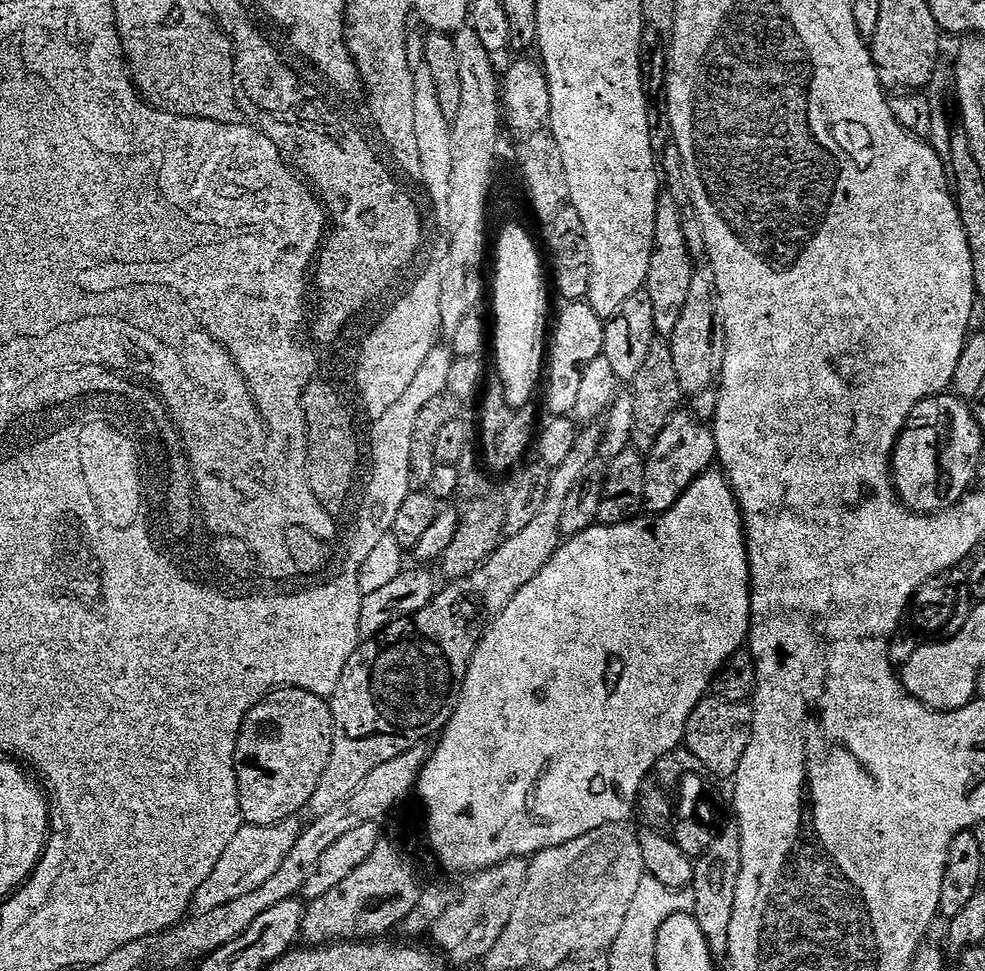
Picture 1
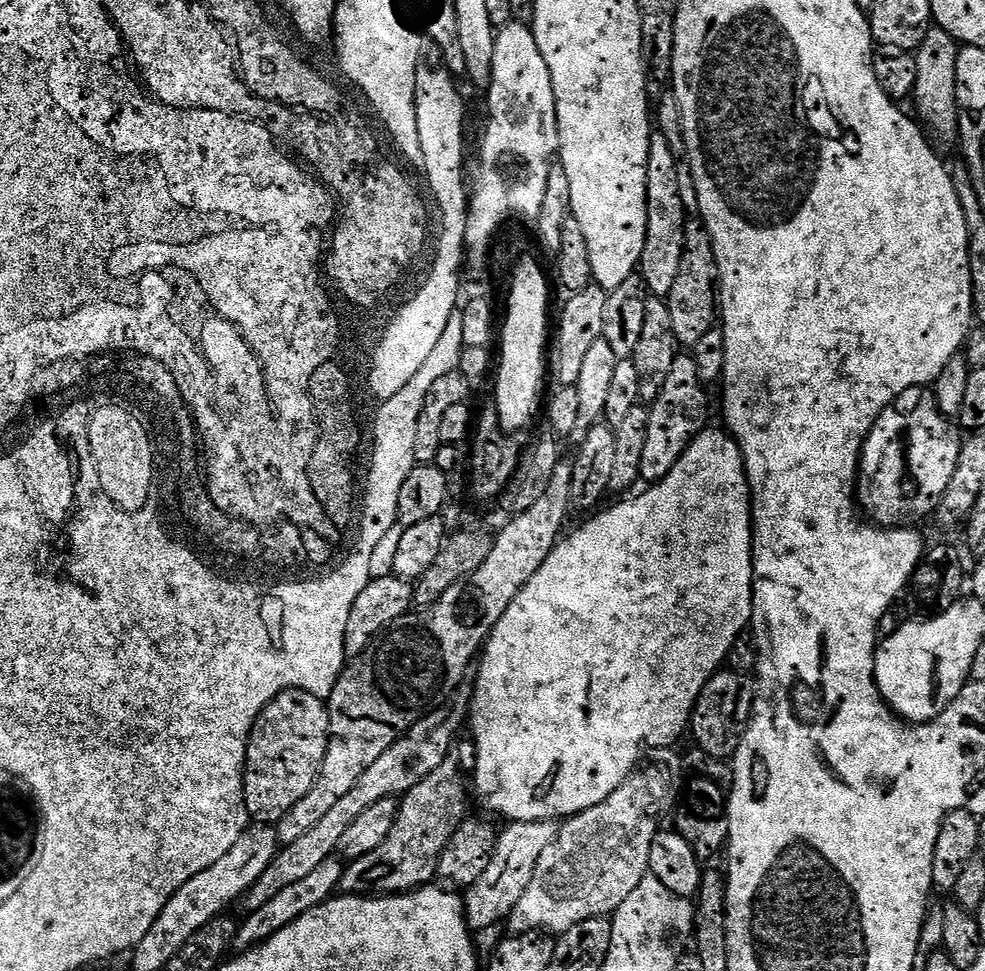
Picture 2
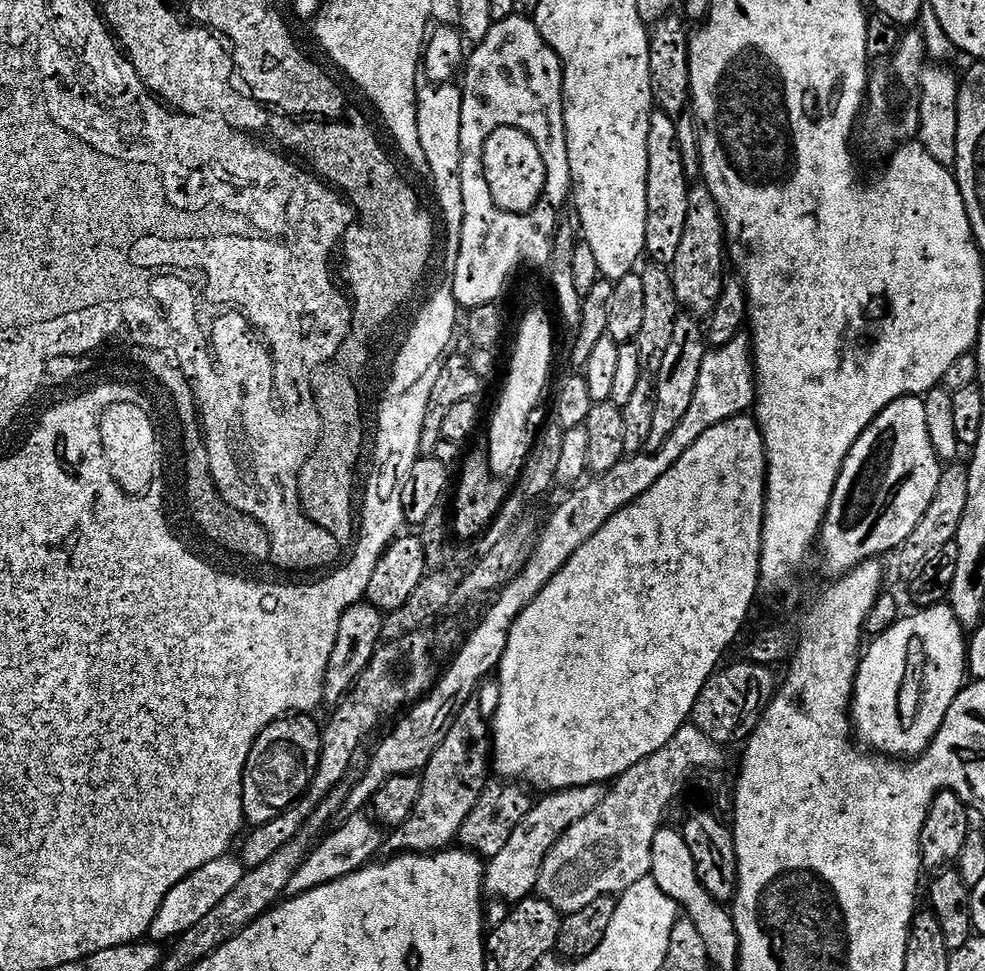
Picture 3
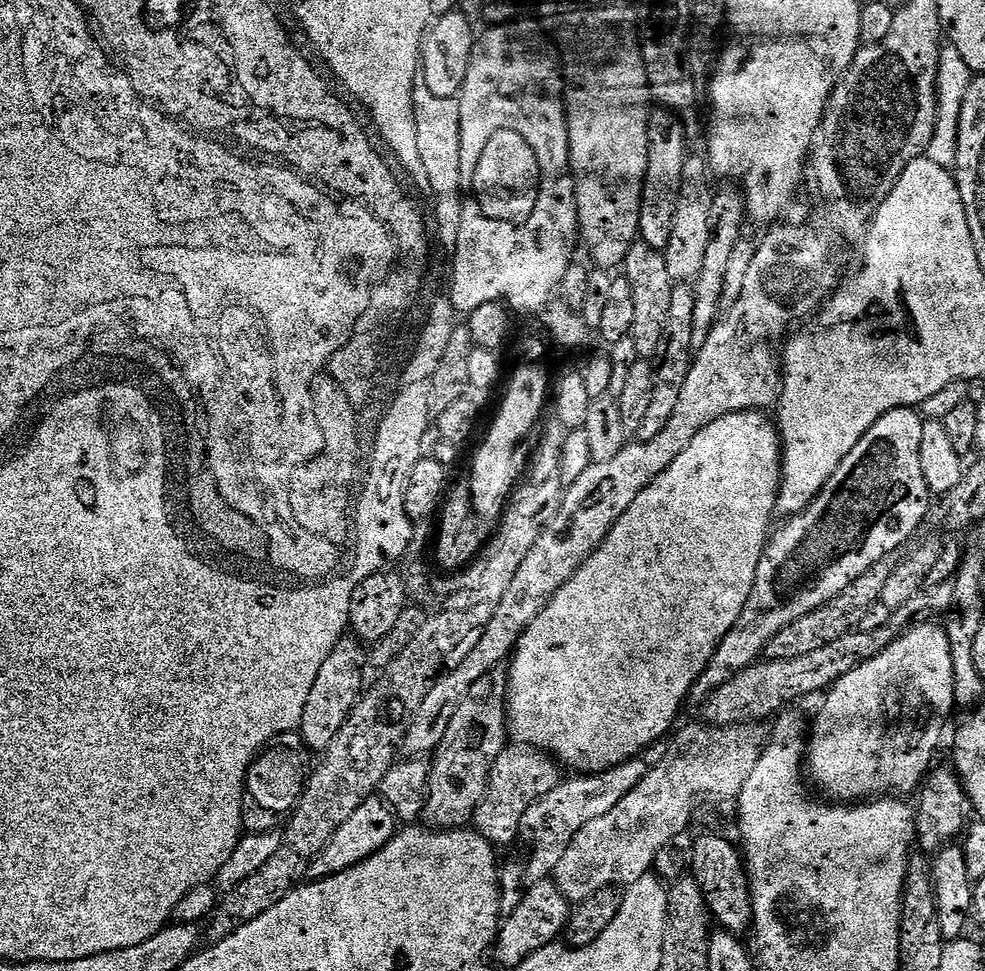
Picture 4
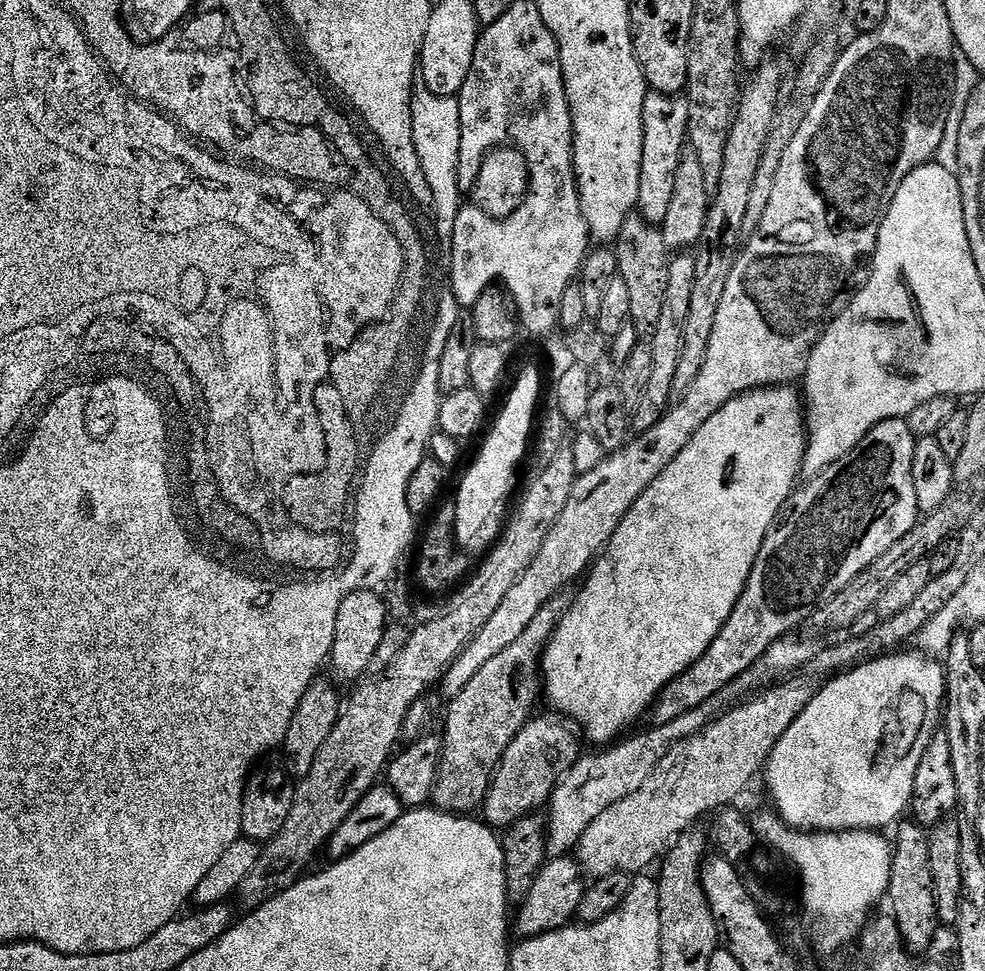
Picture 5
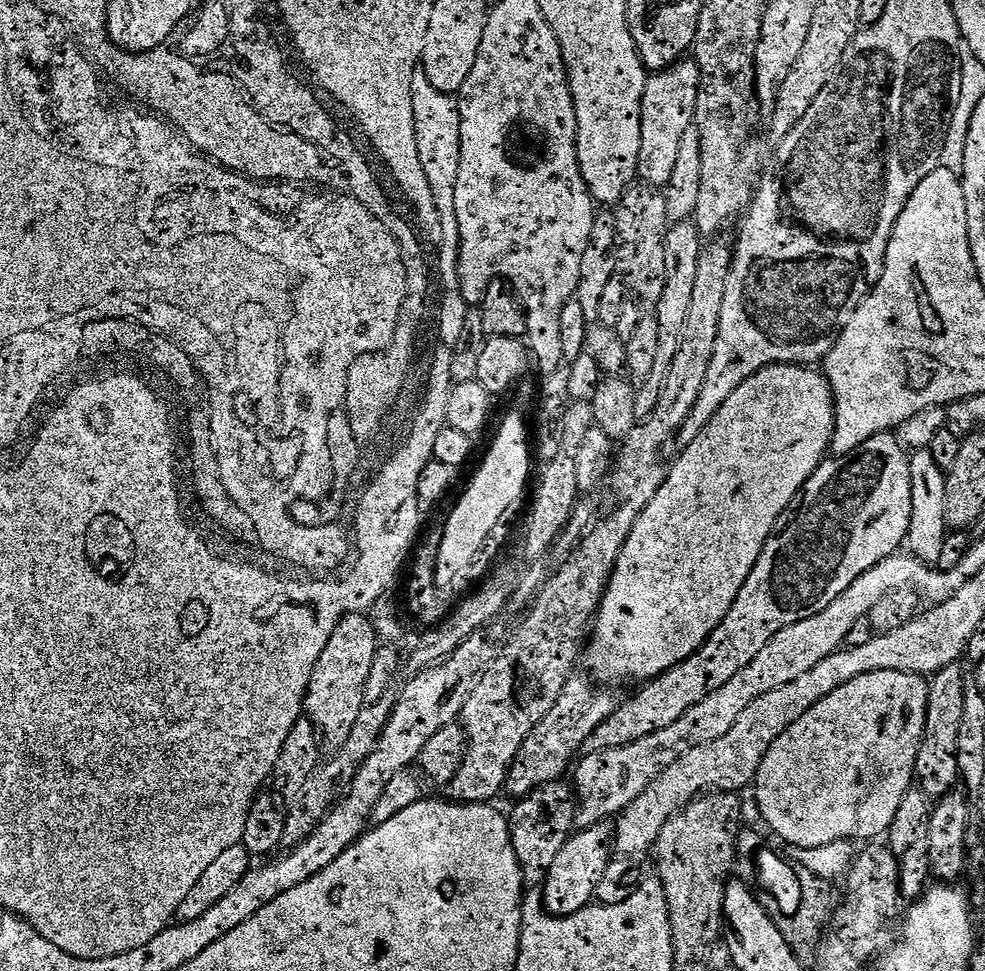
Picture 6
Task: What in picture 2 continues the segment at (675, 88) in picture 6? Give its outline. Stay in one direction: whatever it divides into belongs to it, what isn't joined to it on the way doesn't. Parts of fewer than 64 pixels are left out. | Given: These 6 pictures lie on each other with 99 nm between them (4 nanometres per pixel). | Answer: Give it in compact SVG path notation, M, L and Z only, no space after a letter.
M658 130L649 138L649 160L646 166L646 246L642 246L642 258L638 275L649 289L667 290L674 286L684 253L684 192L680 189L682 174L670 154L670 142Z

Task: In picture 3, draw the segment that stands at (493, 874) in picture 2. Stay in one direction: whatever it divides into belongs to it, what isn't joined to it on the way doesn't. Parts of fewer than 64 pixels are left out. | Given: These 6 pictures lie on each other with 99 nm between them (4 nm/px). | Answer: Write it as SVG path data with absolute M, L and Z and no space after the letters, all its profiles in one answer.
M591 784L581 788L567 788L561 792L549 792L541 795L540 801L537 799L533 803L529 813L515 827L510 839L507 840L506 846L487 861L484 870L485 893L491 899L493 896L496 900L505 900L508 906L514 906L520 900L525 900L526 897L533 895L536 892L538 874L542 874L542 862L546 862L546 854L550 854L550 850L554 850L558 838L562 838L562 834L566 834L566 830L570 830L570 826L574 826L574 822L579 822L581 818L586 818L586 814L591 814L592 811L598 810L598 806L602 806L605 791L604 784Z

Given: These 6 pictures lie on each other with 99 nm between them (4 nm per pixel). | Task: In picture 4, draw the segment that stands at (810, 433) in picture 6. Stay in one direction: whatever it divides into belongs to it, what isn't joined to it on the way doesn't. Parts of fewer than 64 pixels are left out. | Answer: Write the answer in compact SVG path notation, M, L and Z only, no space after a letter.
M753 410L723 415L718 418L718 422L710 422L710 426L706 426L706 430L696 435L686 450L678 454L674 462L670 462L668 469L658 474L658 478L654 478L654 482L650 482L650 486L646 486L646 490L642 490L642 494L638 494L638 498L630 502L630 510L626 510L626 514L622 514L622 518L614 522L610 534L596 547L594 554L590 554L590 558L582 562L570 582L566 582L566 586L562 586L562 590L558 590L558 594L550 598L542 614L538 614L538 618L534 618L534 622L526 626L510 657L512 668L507 669L508 730L511 739L517 740L517 745L539 749L559 761L565 769L573 768L573 773L587 774L605 772L622 762L635 760L647 753L653 744L661 743L673 731L672 723L675 722L680 707L689 699L691 688L706 670L719 643L738 620L738 614L742 614L742 606L746 606L750 590L754 590L754 574L758 570L758 562L773 527L772 516L776 512L776 496L780 492L782 445L775 423L771 419L764 420L764 416L763 411Z

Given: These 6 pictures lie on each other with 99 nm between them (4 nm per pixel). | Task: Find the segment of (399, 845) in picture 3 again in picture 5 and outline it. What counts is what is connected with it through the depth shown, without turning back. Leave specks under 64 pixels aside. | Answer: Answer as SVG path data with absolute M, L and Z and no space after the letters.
M564 598L551 600L538 615L534 622L526 626L526 630L502 654L496 655L491 662L486 662L478 674L474 674L473 680L468 683L462 694L451 697L448 708L448 717L444 720L444 732L442 731L443 752L440 758L440 769L433 786L431 803L441 812L449 814L472 814L483 805L487 798L488 788L492 784L493 775L500 765L500 759L506 754L507 747L520 731L534 716L532 707L536 704L536 692L538 696L538 673L542 668L542 657L545 648L552 640L552 635L560 625L565 612L570 607L569 601Z

